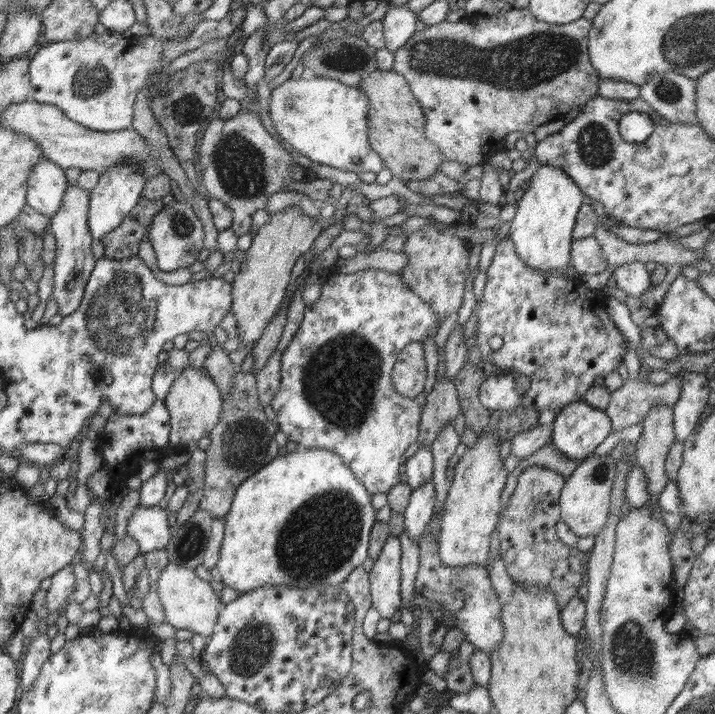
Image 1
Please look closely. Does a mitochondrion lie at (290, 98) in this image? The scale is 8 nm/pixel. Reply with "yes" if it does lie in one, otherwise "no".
yes

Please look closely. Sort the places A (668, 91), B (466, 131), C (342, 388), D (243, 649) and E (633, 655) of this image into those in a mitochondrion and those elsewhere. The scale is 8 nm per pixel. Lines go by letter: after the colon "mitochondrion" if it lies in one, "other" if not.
A: mitochondrion
B: other
C: mitochondrion
D: mitochondrion
E: mitochondrion

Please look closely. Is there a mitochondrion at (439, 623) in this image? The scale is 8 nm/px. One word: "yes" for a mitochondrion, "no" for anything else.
no

